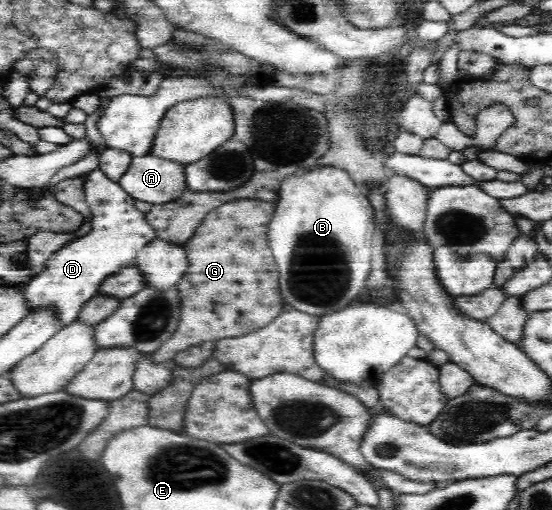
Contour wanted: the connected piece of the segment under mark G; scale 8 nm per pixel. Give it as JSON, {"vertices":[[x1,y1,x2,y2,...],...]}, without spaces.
{"vertices":[[241,200,223,204,203,220,202,226,187,242,189,268,182,275,179,291,182,296,182,316,179,330,171,341,150,354,153,365,169,365,171,360,192,345,214,339,244,336,259,327,269,324,279,316,285,306,280,291,279,267,269,245,268,232,275,214,276,204]]}

